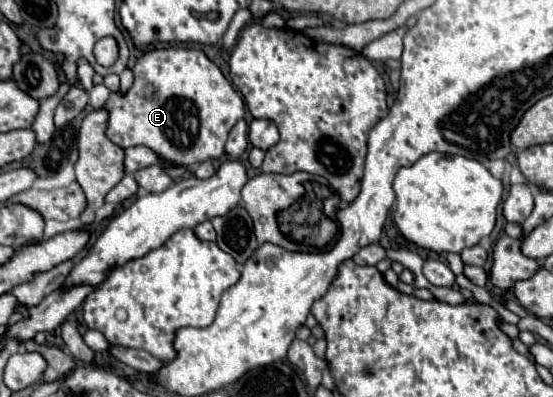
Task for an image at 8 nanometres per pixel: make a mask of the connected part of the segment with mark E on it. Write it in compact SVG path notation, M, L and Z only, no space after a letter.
M167 47L145 53L133 67L135 83L127 93L111 93L105 109L109 111L107 137L121 147L145 145L175 165L193 165L207 159L219 159L231 127L243 119L245 103L233 85L223 77L221 69L199 49Z

